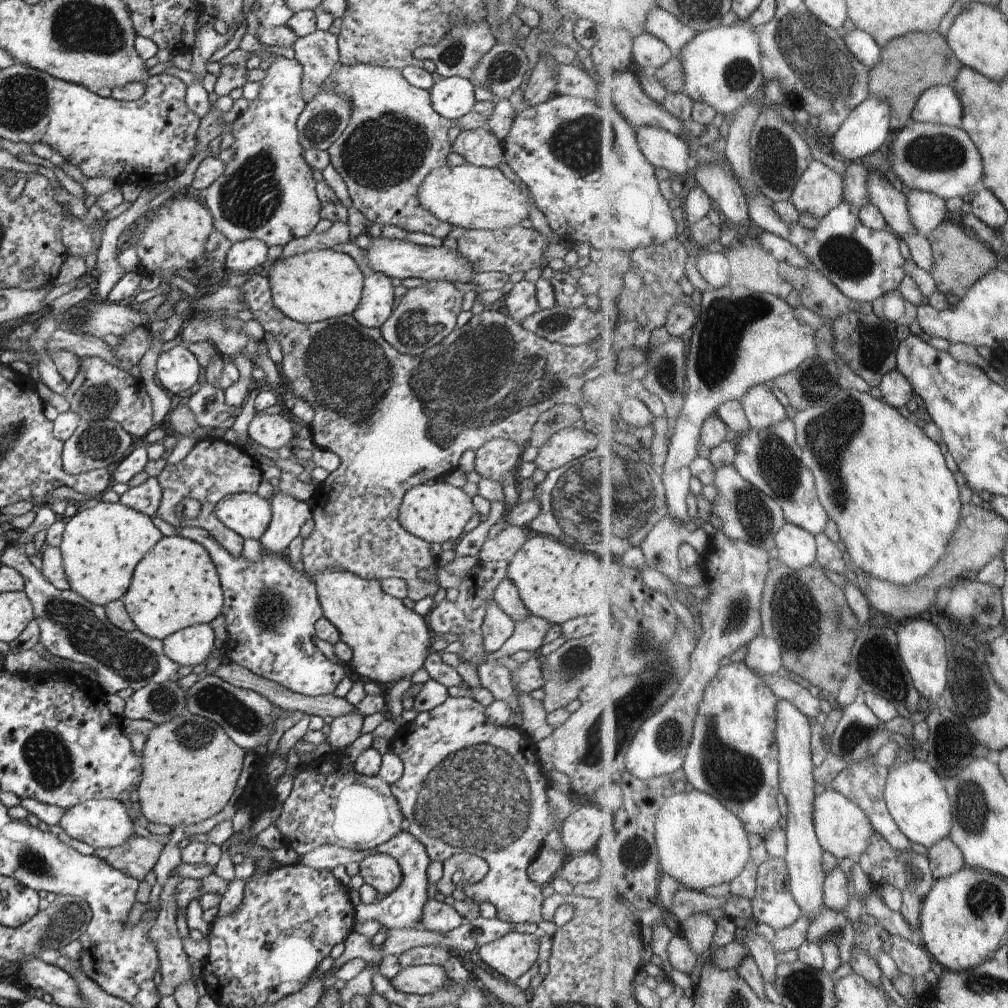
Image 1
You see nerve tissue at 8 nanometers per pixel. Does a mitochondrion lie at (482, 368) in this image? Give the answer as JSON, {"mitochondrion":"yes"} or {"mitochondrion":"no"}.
{"mitochondrion":"yes"}

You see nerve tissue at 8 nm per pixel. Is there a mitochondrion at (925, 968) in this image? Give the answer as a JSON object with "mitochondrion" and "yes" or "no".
{"mitochondrion":"no"}

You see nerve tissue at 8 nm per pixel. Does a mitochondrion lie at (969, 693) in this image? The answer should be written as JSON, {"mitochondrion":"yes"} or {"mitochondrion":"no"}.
{"mitochondrion":"yes"}

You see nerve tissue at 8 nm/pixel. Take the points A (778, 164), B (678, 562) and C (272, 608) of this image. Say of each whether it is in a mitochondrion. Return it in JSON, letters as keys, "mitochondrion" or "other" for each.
{"A":"mitochondrion","B":"other","C":"mitochondrion"}

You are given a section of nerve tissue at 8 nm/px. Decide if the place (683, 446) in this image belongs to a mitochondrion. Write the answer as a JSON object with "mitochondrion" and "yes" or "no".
{"mitochondrion":"no"}

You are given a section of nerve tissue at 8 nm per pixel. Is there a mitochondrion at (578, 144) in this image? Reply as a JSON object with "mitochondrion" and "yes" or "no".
{"mitochondrion":"yes"}

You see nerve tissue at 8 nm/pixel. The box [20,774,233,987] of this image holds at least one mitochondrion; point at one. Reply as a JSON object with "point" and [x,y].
{"point":[70,915]}

